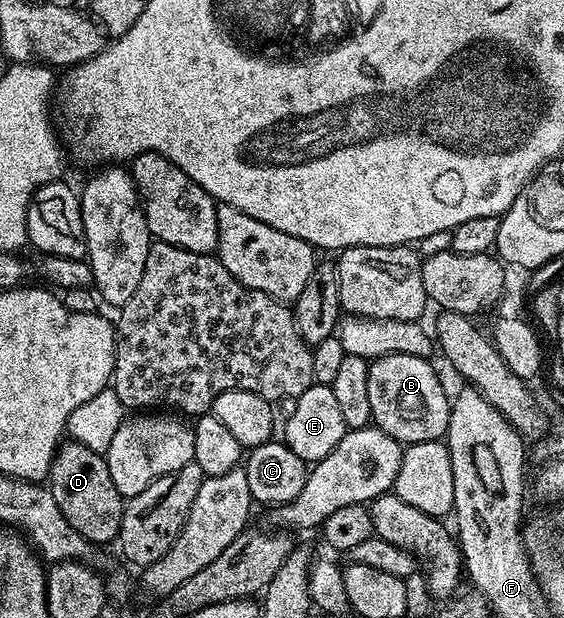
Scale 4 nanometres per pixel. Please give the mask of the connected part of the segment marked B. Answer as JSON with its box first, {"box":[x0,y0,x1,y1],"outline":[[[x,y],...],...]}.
{"box":[366,355,450,445],"outline":[[[387,355],[368,364],[366,389],[370,392],[372,423],[390,433],[401,445],[443,440],[448,433],[450,395],[444,392],[428,361],[423,355]]]}

